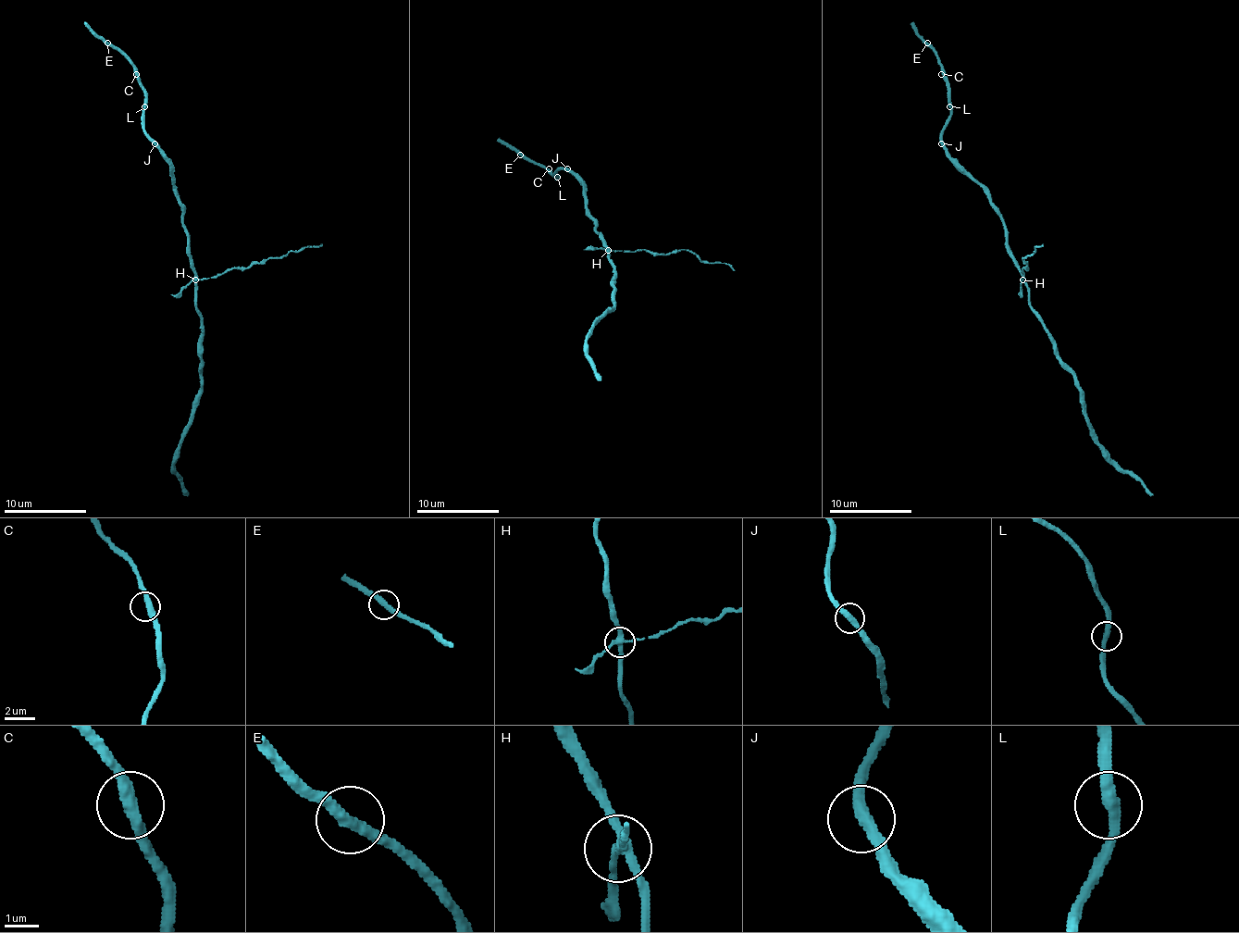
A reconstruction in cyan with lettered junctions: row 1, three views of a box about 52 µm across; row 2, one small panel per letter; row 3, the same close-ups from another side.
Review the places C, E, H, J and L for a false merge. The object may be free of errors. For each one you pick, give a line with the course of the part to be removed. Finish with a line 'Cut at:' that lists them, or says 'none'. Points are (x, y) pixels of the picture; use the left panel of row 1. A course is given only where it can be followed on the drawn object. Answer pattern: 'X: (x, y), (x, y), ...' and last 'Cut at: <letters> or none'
H: (196, 279), (216, 277), (230, 269), (321, 244)
Cut at: H

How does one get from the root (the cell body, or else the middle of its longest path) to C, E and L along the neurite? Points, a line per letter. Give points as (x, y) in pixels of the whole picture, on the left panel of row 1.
C: (190, 255), (183, 205), (173, 185), (173, 167), (144, 130), (144, 88), (136, 74)
E: (190, 255), (183, 205), (173, 185), (173, 167), (144, 130), (144, 88), (139, 71), (107, 43)
L: (190, 255), (183, 205), (173, 185), (173, 167), (144, 130), (144, 106)

